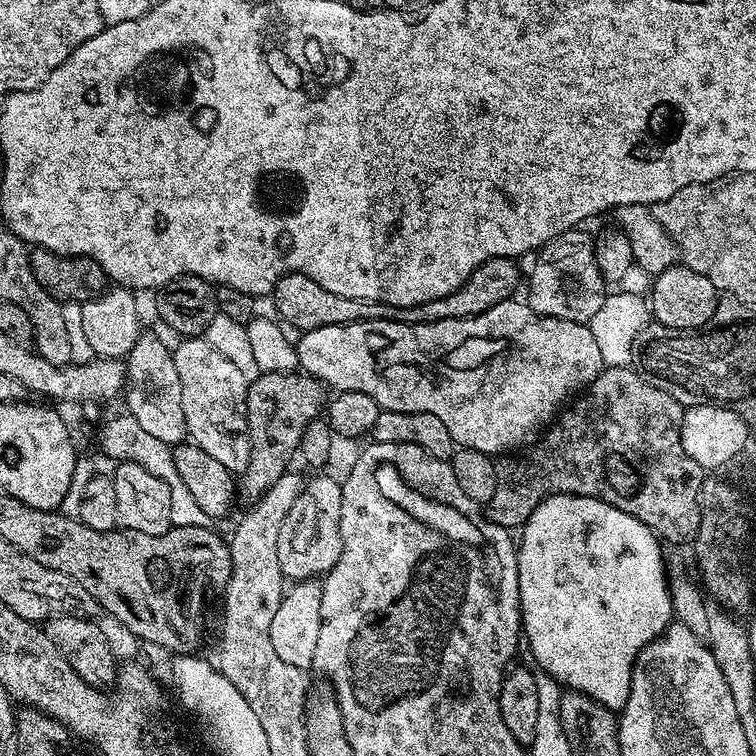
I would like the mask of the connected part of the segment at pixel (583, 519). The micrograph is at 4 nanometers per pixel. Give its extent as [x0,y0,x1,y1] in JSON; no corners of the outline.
[516,496,674,710]

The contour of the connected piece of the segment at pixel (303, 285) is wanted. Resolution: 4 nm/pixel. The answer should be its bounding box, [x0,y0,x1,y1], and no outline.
[270,256,522,332]

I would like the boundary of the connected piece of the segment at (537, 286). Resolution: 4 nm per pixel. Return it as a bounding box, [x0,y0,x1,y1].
[526,230,610,324]

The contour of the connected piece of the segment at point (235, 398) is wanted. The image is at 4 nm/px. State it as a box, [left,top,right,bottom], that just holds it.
[172,338,250,474]

